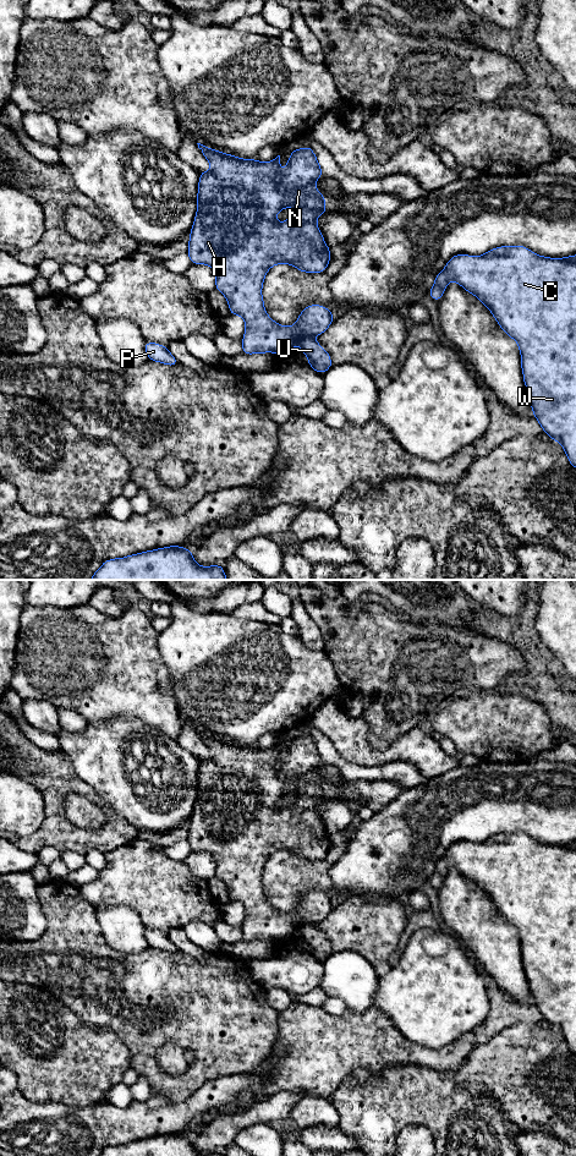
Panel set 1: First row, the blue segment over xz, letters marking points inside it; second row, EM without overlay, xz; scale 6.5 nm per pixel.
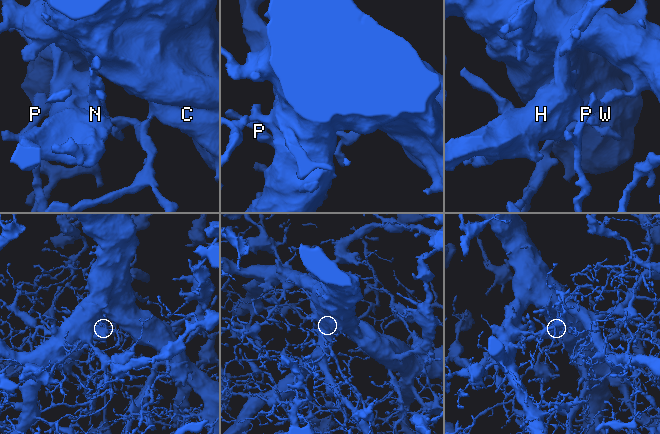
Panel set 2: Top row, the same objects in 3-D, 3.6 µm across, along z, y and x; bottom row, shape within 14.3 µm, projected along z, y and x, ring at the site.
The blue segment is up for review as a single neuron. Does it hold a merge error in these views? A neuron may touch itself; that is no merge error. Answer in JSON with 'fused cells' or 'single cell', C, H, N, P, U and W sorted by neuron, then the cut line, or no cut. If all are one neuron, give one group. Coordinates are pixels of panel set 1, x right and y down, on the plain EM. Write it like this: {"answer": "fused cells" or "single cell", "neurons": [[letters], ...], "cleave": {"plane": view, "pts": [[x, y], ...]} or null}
{"answer": "fused cells", "neurons": [["C", "P", "U", "W"], ["H", "N"]], "cleave": {"plane": "xz", "pts": [[310, 922], [305, 922], [296, 931]]}}

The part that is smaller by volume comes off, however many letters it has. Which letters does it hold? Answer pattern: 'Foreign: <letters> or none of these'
Foreign: H, N

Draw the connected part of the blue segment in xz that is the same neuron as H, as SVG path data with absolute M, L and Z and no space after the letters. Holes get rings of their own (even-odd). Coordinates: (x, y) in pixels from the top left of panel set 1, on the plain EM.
M197 732L210 757L201 758L187 842L192 851L207 851L214 858L215 876L225 883L230 902L245 906L242 939L285 943L302 925L323 921L334 906L327 894L309 892L294 913L280 913L265 899L262 883L264 865L275 851L290 851L300 859L317 861L330 849L330 836L317 813L317 805L327 800L325 783L316 774L323 762L320 752L311 734L294 736L281 758L280 743L260 750ZM287 794L295 795L294 802L278 810L278 800Z

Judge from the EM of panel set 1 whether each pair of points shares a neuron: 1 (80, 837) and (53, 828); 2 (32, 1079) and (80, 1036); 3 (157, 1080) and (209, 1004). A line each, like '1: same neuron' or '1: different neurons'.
1: same neuron
2: same neuron
3: same neuron

